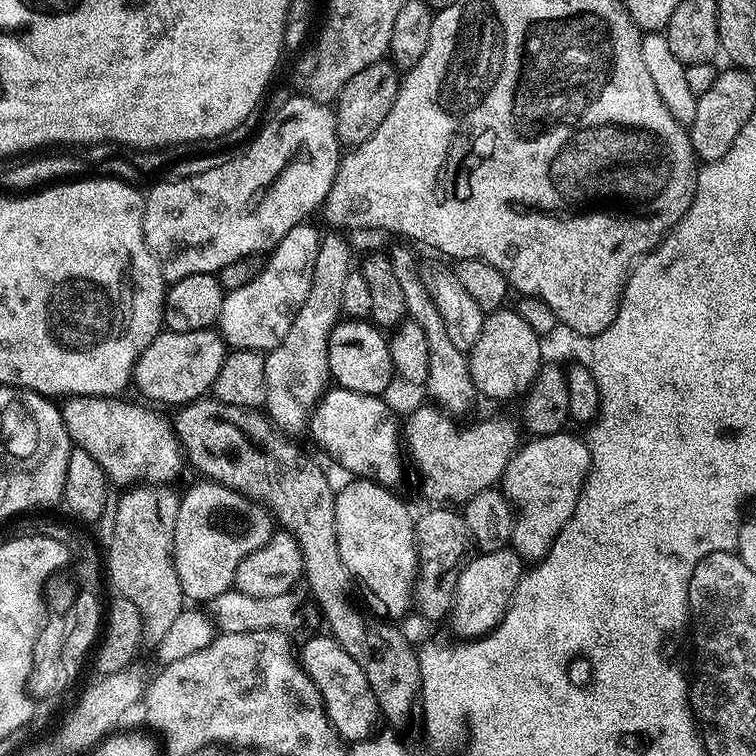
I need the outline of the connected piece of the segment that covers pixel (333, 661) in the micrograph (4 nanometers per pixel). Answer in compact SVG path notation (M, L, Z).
M330 634L323 635L310 637L298 648L300 666L314 682L320 700L324 703L324 713L340 739L345 742L369 739L377 731L376 720L381 719L374 690L370 690L370 682L366 682L366 674L362 674L358 662L354 662L354 658L350 658L350 654L346 654L346 650L342 650L342 646L338 646Z

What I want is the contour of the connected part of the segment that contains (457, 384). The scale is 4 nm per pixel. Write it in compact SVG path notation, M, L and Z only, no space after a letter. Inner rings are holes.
M396 248L393 252L390 252L390 261L406 302L407 319L418 322L418 326L422 326L422 334L426 334L426 346L430 350L430 374L426 385L427 395L433 401L443 405L449 413L457 414L456 412L462 411L472 399L477 399L478 396L474 382L470 378L468 356L450 342L438 306L432 300L429 285L427 283L424 285L424 280L420 277L419 270L416 269L415 254L408 248Z

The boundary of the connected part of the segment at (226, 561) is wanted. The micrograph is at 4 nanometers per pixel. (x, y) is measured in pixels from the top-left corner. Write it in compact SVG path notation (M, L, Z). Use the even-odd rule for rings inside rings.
M207 478L199 482L201 484L194 485L188 493L185 491L180 497L178 522L174 522L174 566L178 570L178 582L182 582L185 597L189 601L210 602L235 585L236 571L246 554L254 554L254 550L270 542L274 531L274 517L263 503L242 492L236 492L233 488Z

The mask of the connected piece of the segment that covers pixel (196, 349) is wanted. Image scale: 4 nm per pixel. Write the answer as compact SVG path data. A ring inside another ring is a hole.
M215 327L189 332L170 332L162 330L142 350L132 369L134 388L141 392L153 405L176 404L183 406L207 397L212 391L214 378L218 378L218 370L222 370L222 362L226 355L223 336Z

